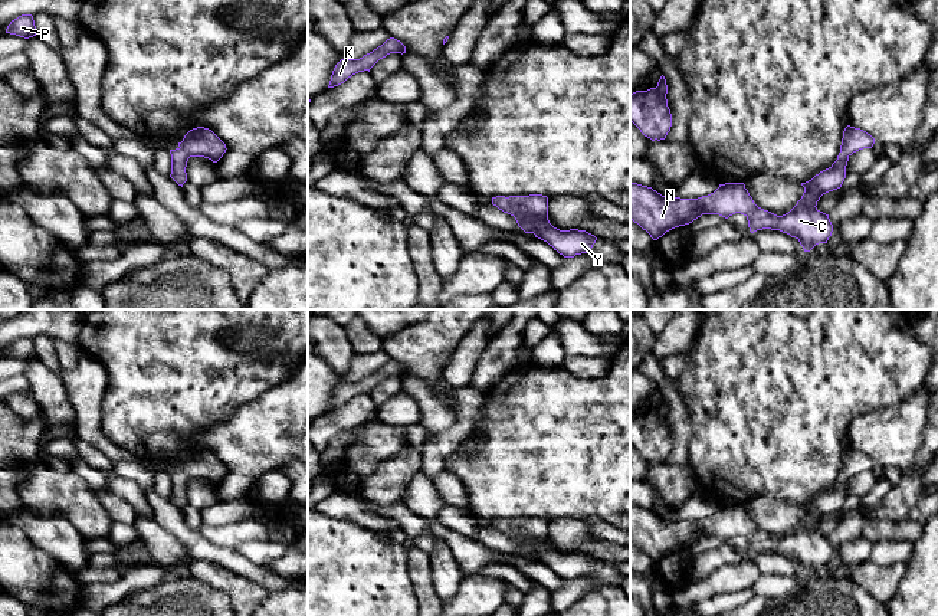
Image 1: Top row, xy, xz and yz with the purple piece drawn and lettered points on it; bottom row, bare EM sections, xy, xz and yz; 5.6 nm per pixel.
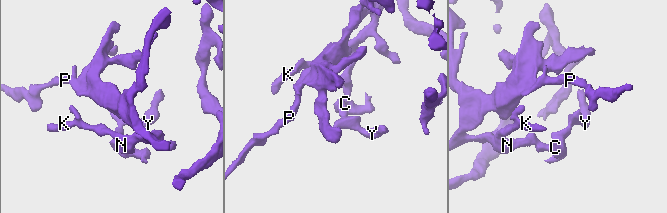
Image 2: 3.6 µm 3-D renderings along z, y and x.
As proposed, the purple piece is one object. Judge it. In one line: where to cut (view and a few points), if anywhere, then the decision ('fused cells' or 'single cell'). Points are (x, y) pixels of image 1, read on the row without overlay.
no cut; single cell

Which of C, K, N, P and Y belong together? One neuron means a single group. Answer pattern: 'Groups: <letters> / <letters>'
Groups: C K N P Y

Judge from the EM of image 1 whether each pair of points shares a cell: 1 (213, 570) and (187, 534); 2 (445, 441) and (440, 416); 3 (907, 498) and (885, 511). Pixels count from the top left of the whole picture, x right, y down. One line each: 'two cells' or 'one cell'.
1: two cells
2: two cells
3: one cell

